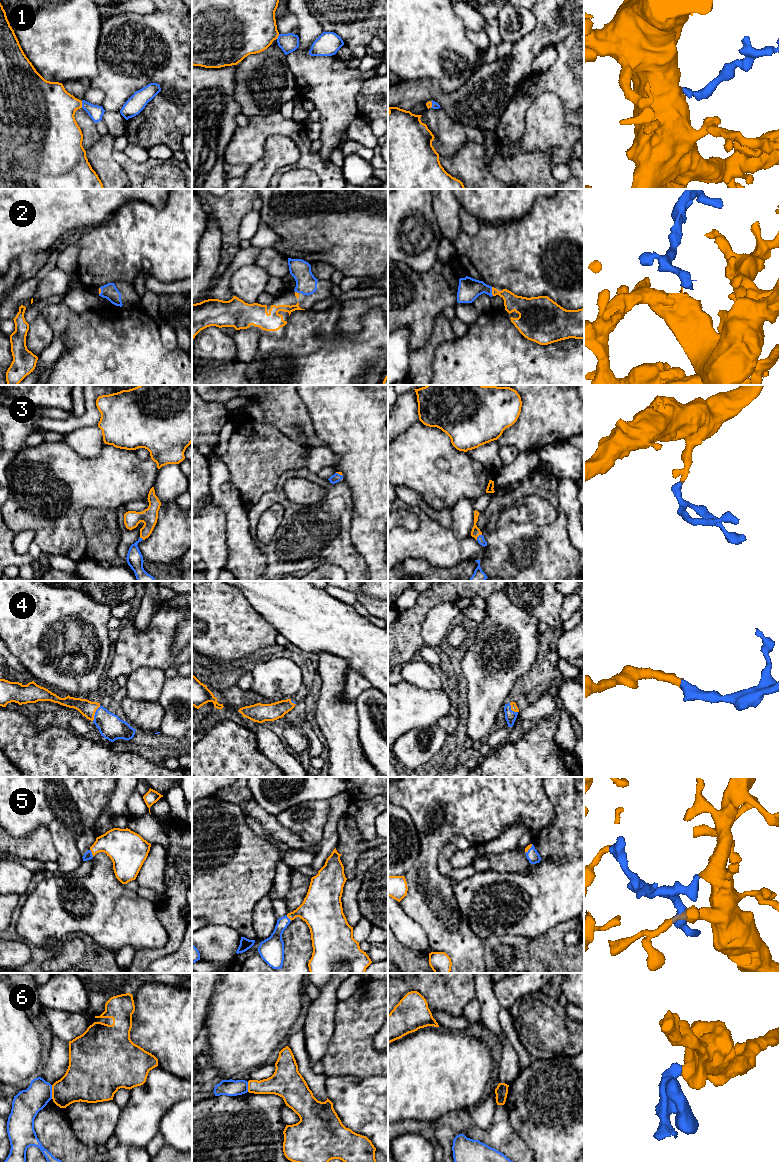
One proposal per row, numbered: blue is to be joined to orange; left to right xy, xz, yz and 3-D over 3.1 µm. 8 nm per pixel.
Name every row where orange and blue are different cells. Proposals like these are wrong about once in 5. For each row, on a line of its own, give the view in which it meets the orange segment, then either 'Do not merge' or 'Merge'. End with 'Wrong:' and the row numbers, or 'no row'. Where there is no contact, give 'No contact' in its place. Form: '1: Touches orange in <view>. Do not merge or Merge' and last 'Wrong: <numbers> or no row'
1: Touches orange in xy. Merge
2: Touches orange in yz. Merge
3: Touches orange in yz. Merge
4: Touches orange in xy. Merge
5: Touches orange in xy. Merge
6: Touches orange in xy. Do not merge
Wrong: 6

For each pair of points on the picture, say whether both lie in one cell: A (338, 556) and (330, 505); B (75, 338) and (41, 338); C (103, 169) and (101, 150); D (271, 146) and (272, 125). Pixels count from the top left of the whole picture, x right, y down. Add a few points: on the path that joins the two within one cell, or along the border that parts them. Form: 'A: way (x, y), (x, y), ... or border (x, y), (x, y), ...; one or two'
A: way (338, 543), (342, 526), (335, 518); one
B: border (43, 315), (54, 336); two
C: way (103, 164), (101, 155); one
D: border (294, 143), (272, 134), (263, 156); two

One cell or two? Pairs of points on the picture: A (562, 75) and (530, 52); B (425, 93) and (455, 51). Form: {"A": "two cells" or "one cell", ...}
{"A": "two cells", "B": "two cells"}

